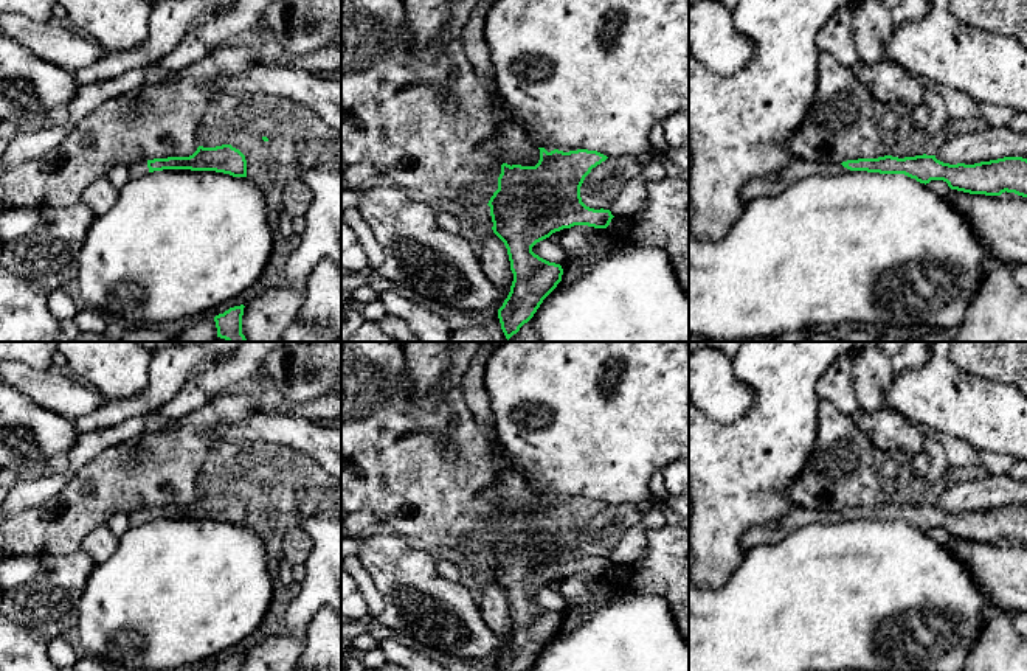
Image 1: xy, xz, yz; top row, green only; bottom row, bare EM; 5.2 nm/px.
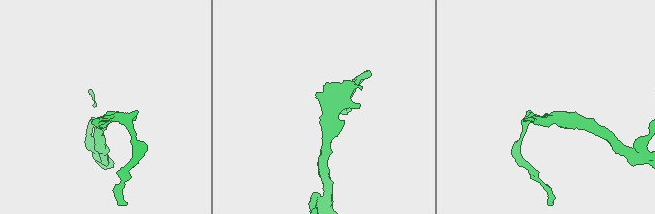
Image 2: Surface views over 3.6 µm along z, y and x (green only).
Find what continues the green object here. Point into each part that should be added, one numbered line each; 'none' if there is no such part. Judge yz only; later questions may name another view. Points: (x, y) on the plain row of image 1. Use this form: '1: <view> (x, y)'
1: yz (796, 518)

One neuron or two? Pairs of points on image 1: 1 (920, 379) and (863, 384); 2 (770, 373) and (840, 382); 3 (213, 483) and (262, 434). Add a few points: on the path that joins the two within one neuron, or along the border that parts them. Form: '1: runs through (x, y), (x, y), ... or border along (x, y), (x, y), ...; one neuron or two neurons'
1: border along (889, 384), (883, 404); two neurons
2: border along (838, 358), (818, 381), (818, 399); two neurons
3: border along (250, 451), (287, 451); two neurons

